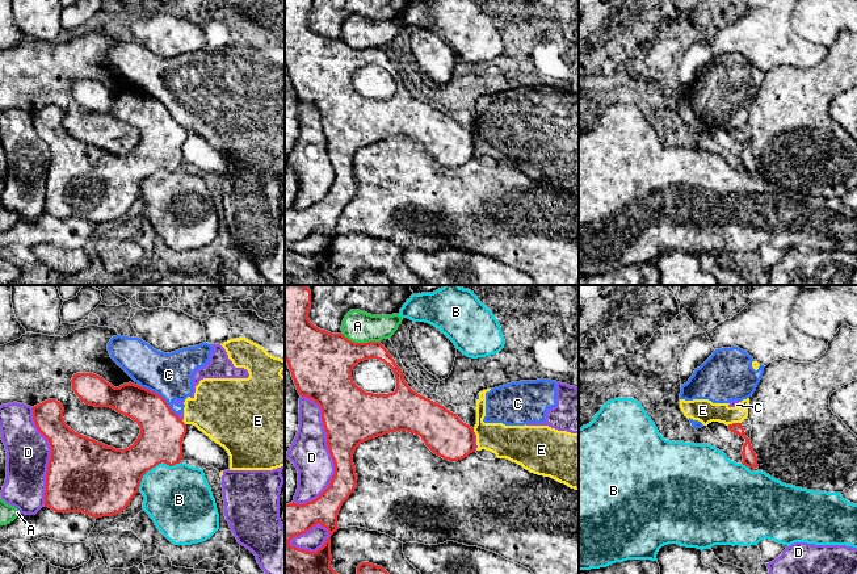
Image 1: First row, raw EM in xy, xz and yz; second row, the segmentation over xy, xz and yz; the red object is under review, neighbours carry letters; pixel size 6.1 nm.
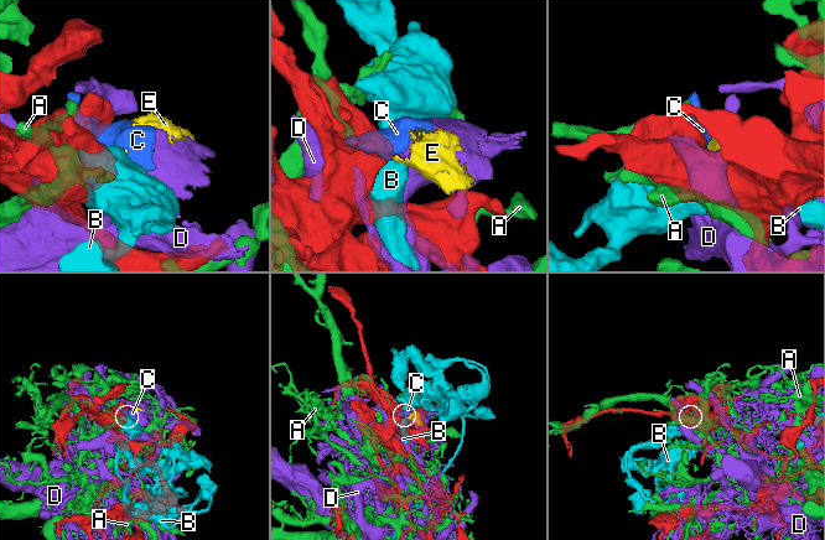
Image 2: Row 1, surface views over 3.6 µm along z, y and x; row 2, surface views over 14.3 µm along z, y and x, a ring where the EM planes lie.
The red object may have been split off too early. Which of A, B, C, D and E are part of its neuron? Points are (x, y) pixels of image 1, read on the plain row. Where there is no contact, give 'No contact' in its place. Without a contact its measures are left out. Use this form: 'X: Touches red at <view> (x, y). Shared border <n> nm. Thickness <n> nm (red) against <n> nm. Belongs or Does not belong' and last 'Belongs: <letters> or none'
A: Touches red at xz (360, 49). Shared border 240 nm. Thickness 360 nm (red) against 190 nm. Does not belong
B: Touches red at xy (155, 171). Shared border 320 nm. Thickness 320 nm (red) against 400 nm. Does not belong
C: Touches red at xy (160, 101). Shared border 300 nm. Thickness 280 nm (red) against 280 nm. Does not belong
D: Touches red at xz (330, 158). Shared border 700 nm. Thickness 340 nm (red) against 240 nm. Does not belong
E: Touches red at yz (734, 129). Shared border 90 nm. Thickness 90 nm (red) against 140 nm. Does not belong
Belongs: none

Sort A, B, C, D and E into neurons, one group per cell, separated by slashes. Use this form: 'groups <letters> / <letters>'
groups A / B / C D E

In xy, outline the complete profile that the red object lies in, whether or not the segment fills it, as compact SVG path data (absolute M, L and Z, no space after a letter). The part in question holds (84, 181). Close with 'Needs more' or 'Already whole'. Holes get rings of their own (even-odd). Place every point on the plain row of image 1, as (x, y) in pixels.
M76 79L72 96L81 108L94 113L110 113L138 129L140 139L133 151L115 155L71 135L63 123L63 110L47 105L33 113L38 137L49 146L51 160L46 179L45 213L55 218L83 218L94 225L122 218L135 200L143 181L164 168L169 172L182 168L182 146L186 130L171 116L165 105L135 89L114 93L93 79Z. Already whole

